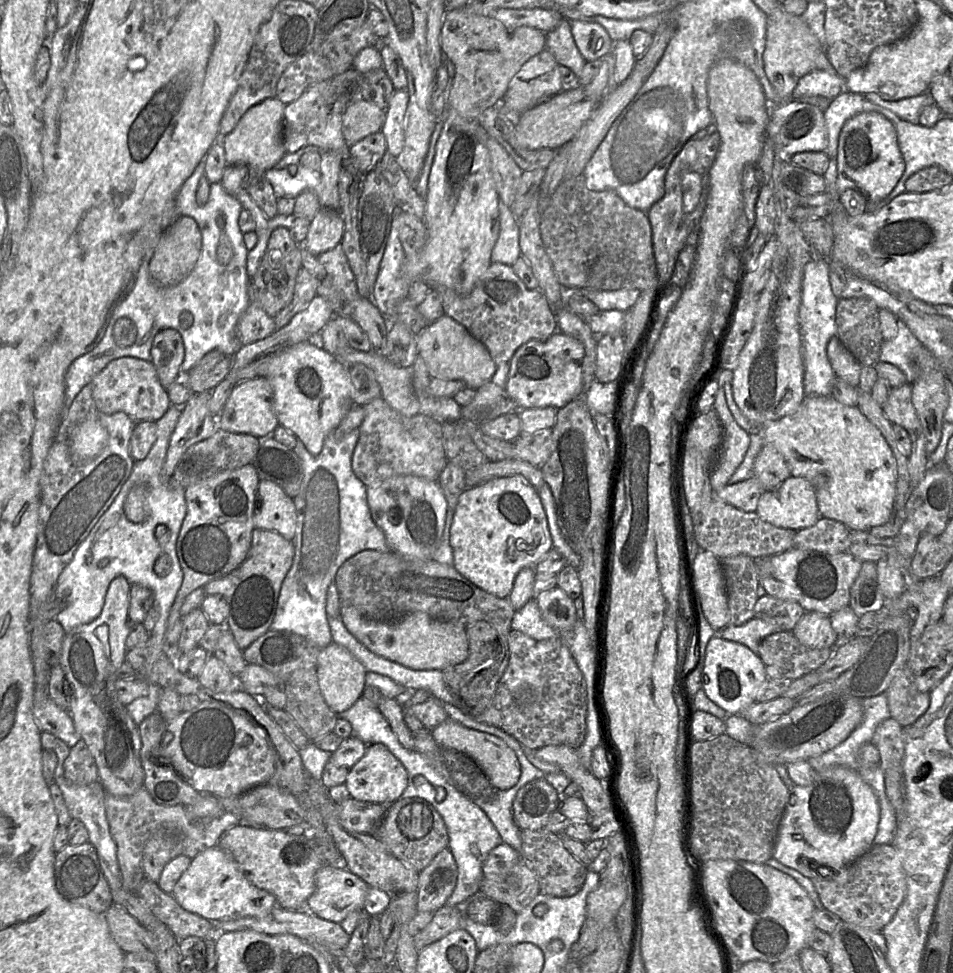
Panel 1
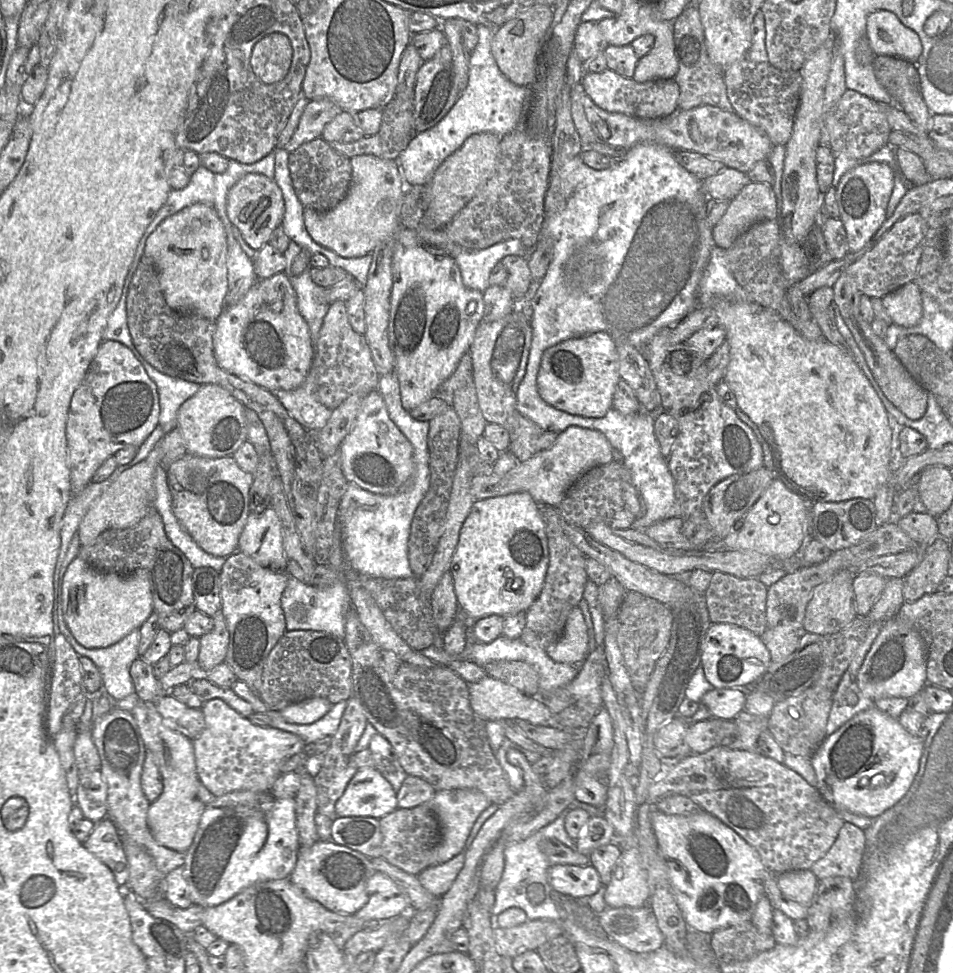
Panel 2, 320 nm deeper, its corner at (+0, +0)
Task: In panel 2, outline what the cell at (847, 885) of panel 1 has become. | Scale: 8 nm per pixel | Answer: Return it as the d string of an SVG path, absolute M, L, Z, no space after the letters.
M845 822L826 854L810 870L818 880L841 876L856 880L865 849L865 833L856 825Z

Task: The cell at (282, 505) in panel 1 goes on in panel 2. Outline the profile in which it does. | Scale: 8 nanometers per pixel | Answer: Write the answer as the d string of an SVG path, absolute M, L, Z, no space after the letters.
M271 506L261 513L249 513L239 537L238 550L261 566L278 572L286 571L281 522Z

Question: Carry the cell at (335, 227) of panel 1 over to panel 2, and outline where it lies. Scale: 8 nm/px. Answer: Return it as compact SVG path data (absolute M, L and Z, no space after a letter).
M284 271L257 279L238 303L224 308L215 321L213 350L222 369L269 391L293 390L305 381L311 369L314 348L309 326L298 309L296 292Z

